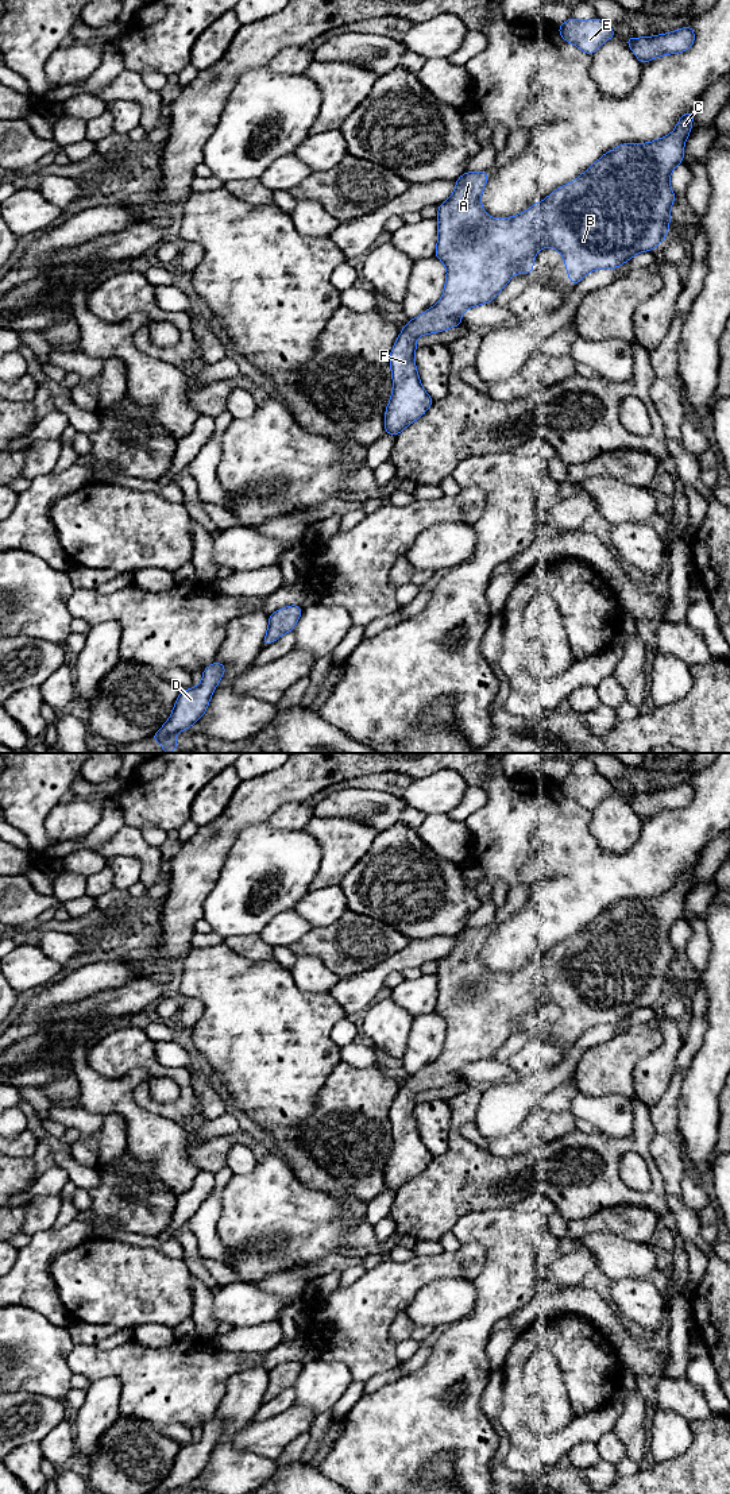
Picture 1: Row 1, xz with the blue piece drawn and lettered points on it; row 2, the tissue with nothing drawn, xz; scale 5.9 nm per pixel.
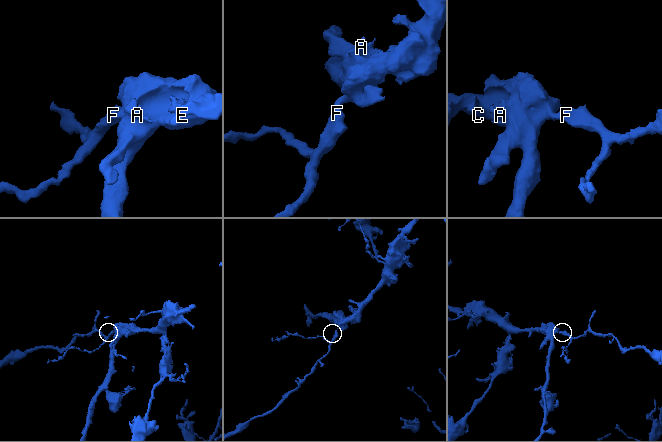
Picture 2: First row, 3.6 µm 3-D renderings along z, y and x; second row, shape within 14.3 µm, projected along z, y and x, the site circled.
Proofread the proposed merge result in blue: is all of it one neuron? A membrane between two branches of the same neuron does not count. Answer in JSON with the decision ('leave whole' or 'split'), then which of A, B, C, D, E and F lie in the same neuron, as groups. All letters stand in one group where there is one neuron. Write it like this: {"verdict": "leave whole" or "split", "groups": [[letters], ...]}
{"verdict": "leave whole", "groups": [["A", "B", "C", "D", "E", "F"]]}

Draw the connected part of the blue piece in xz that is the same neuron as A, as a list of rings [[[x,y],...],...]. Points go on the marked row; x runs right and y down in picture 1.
[[[688,111],[685,112],[676,124],[676,128],[673,130],[672,134],[658,138],[653,142],[649,143],[623,143],[613,148],[611,151],[603,154],[596,162],[594,162],[580,177],[578,177],[575,181],[571,181],[569,184],[565,184],[557,189],[555,189],[545,200],[536,202],[530,208],[528,208],[525,212],[514,216],[514,217],[501,217],[501,219],[494,219],[490,217],[482,206],[480,196],[483,193],[483,189],[486,186],[486,182],[490,177],[488,173],[486,171],[466,171],[461,177],[456,179],[456,188],[452,193],[452,196],[441,202],[439,205],[439,212],[437,212],[437,225],[439,225],[439,235],[437,235],[437,246],[436,246],[436,252],[434,256],[439,258],[447,267],[447,279],[444,283],[444,293],[440,298],[440,301],[417,316],[413,320],[409,320],[409,323],[403,327],[401,331],[397,341],[394,343],[394,347],[390,352],[390,367],[391,367],[391,378],[393,378],[393,390],[391,390],[391,398],[386,406],[386,413],[385,413],[385,433],[390,433],[393,436],[398,436],[401,431],[403,431],[406,426],[409,426],[412,422],[418,420],[425,412],[434,404],[433,399],[429,397],[429,394],[425,391],[420,382],[418,371],[414,364],[414,354],[417,351],[417,345],[414,339],[418,336],[429,335],[429,333],[436,333],[436,332],[443,332],[445,329],[449,329],[452,327],[460,327],[464,325],[460,316],[470,308],[478,306],[480,304],[490,304],[493,302],[494,297],[501,293],[501,290],[509,283],[511,277],[518,273],[518,274],[532,274],[533,273],[533,266],[534,266],[534,258],[536,254],[545,248],[545,247],[553,247],[556,248],[561,256],[563,262],[567,265],[565,270],[569,277],[569,281],[572,285],[578,285],[583,277],[591,271],[599,270],[599,269],[615,269],[619,267],[621,265],[626,263],[629,259],[631,259],[634,255],[642,252],[642,251],[653,251],[656,246],[667,239],[667,232],[669,229],[669,220],[671,220],[671,206],[673,201],[676,200],[675,193],[671,189],[669,185],[669,177],[672,170],[683,163],[684,158],[684,143],[687,138],[690,136],[691,128],[692,128],[692,120],[694,120],[694,113],[695,111]]]

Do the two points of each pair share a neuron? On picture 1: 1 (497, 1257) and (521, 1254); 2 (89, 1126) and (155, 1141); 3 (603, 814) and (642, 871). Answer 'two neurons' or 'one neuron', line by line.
1: one neuron
2: two neurons
3: two neurons

